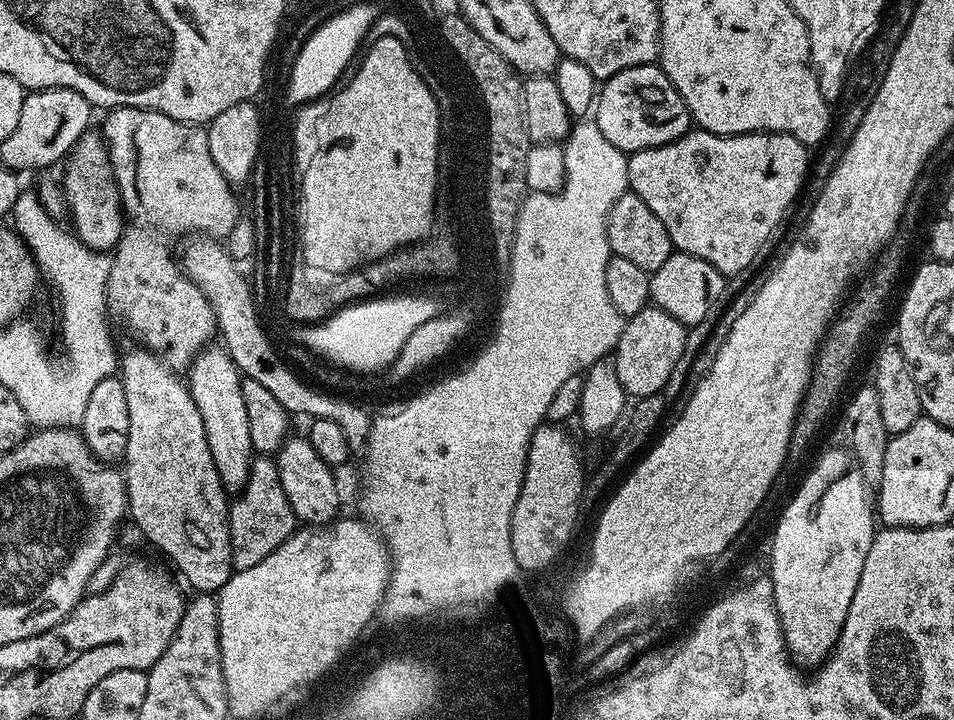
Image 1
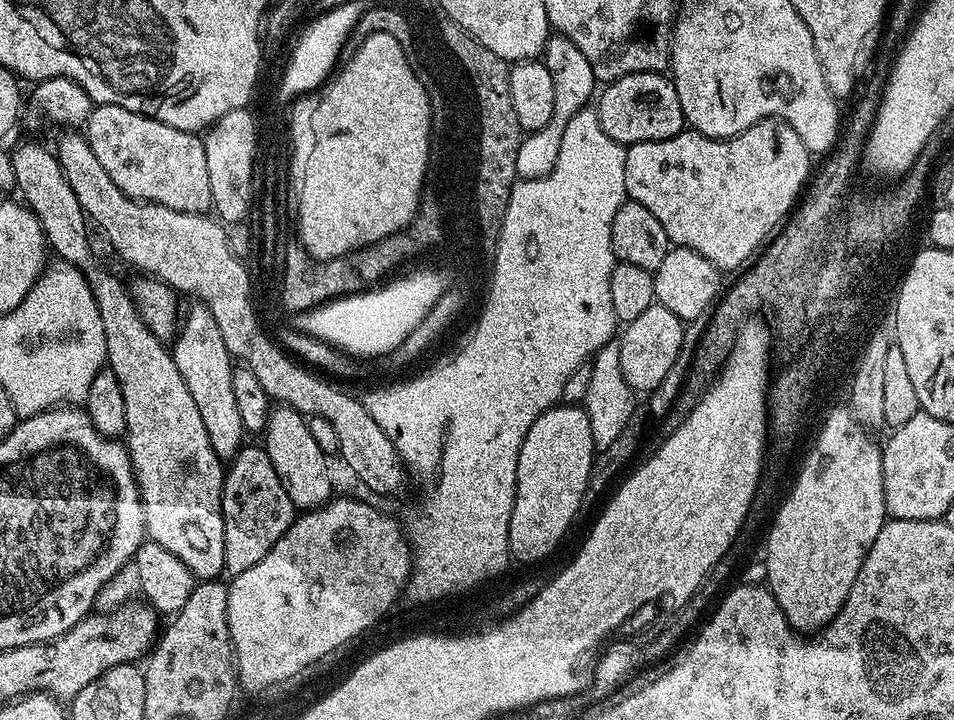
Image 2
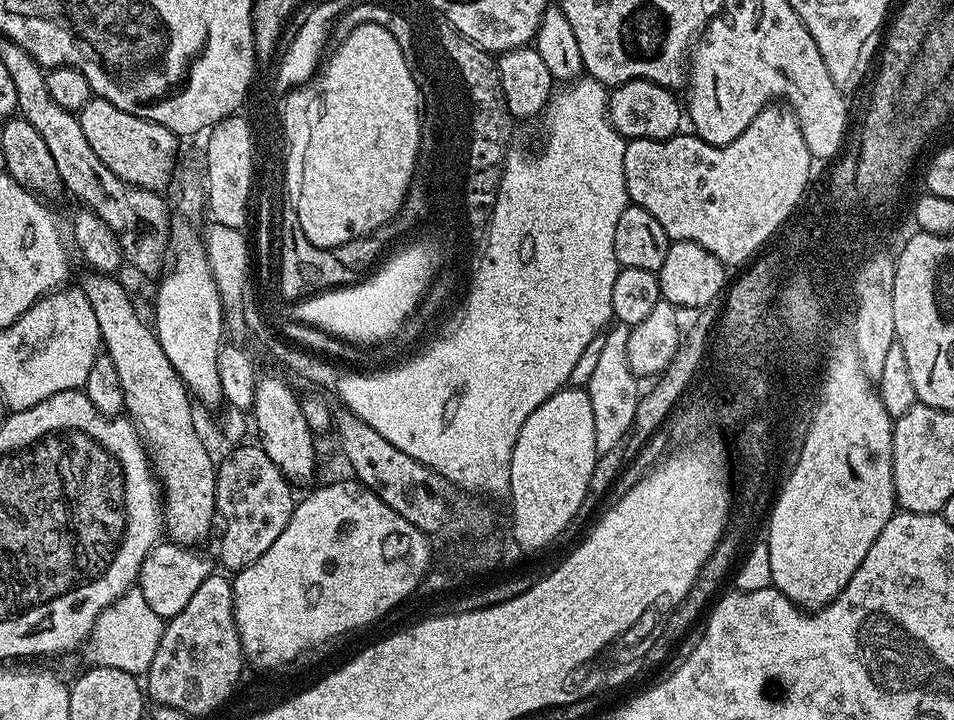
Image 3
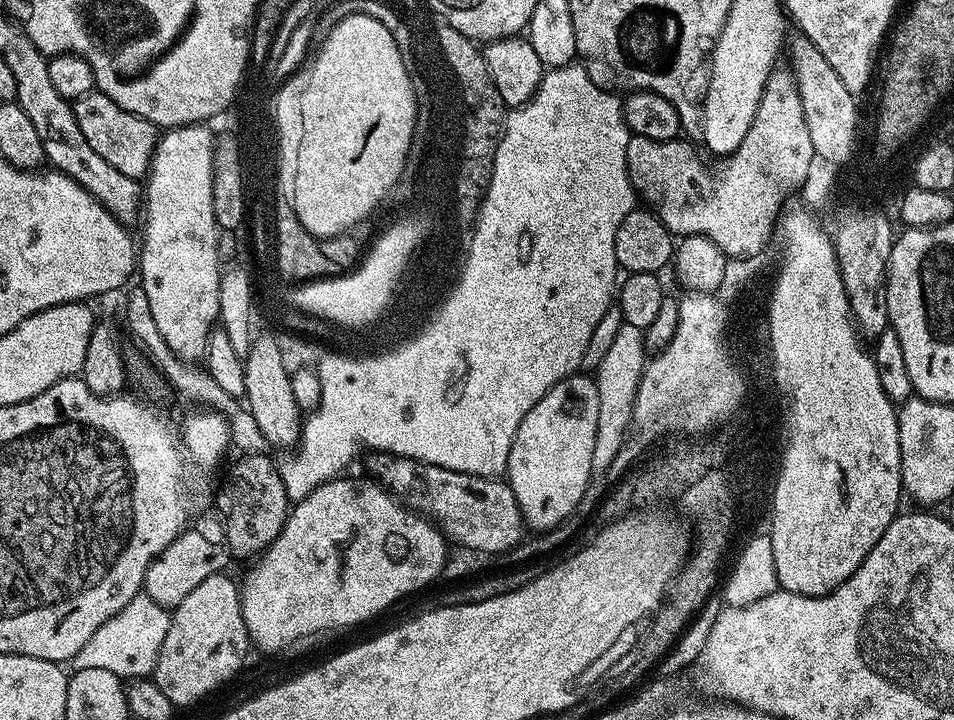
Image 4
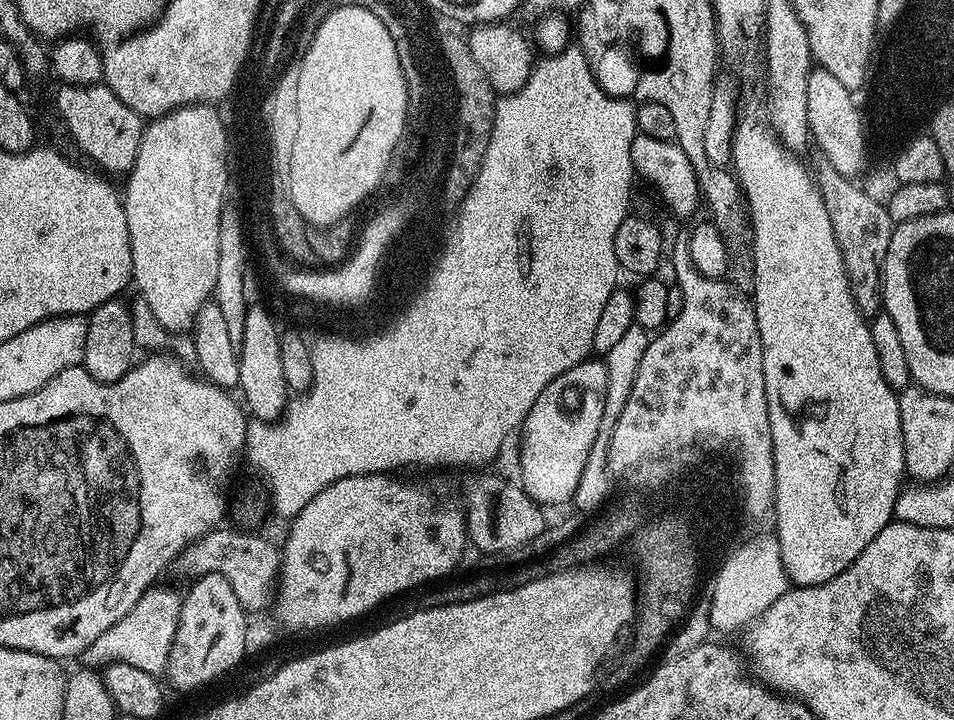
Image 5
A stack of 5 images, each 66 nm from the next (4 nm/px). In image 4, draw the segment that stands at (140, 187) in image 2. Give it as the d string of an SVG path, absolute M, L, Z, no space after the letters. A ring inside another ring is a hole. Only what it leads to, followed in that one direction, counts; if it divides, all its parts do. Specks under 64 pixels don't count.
M93 90L90 94L80 97L74 104L78 126L82 130L86 142L90 142L101 158L106 158L114 170L118 170L127 176L137 178L147 177L148 169L152 167L152 155L156 153L158 143L158 129L149 120L143 120L141 116L130 114L118 106L99 90Z

